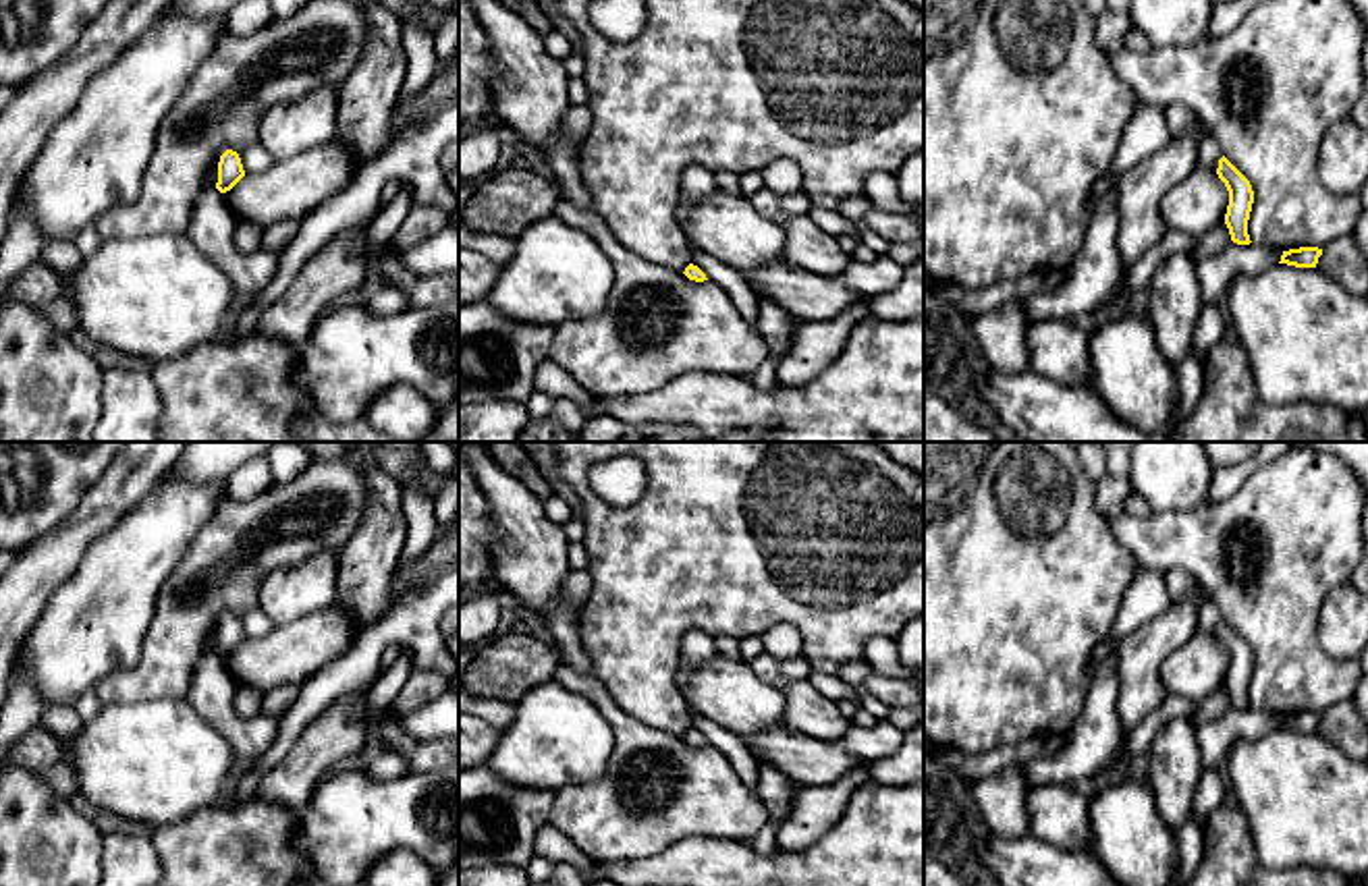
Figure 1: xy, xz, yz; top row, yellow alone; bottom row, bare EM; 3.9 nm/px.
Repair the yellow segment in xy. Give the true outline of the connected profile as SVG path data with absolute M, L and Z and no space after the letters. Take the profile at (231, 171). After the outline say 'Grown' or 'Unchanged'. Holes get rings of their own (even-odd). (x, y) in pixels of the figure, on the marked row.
M226 149L226 151L220 156L220 162L218 162L218 183L216 183L216 189L218 189L220 193L226 193L226 191L230 191L243 176L245 176L245 170L243 170L243 164L241 164L239 154L232 151L232 149Z. Unchanged

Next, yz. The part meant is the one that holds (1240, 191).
M1225 156L1219 160L1216 174L1229 191L1225 224L1231 241L1237 245L1250 245L1248 220L1254 203L1252 185Z. Unchanged

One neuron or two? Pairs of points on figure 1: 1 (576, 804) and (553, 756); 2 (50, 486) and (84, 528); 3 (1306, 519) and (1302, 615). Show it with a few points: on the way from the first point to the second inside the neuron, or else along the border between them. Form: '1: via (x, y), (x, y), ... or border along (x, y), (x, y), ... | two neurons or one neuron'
1: border along (609, 760), (598, 779), (563, 785), (555, 793) | two neurons
2: border along (100, 474), (79, 505), (32, 542) | two neurons
3: via (1302, 542), (1302, 592) | one neuron

